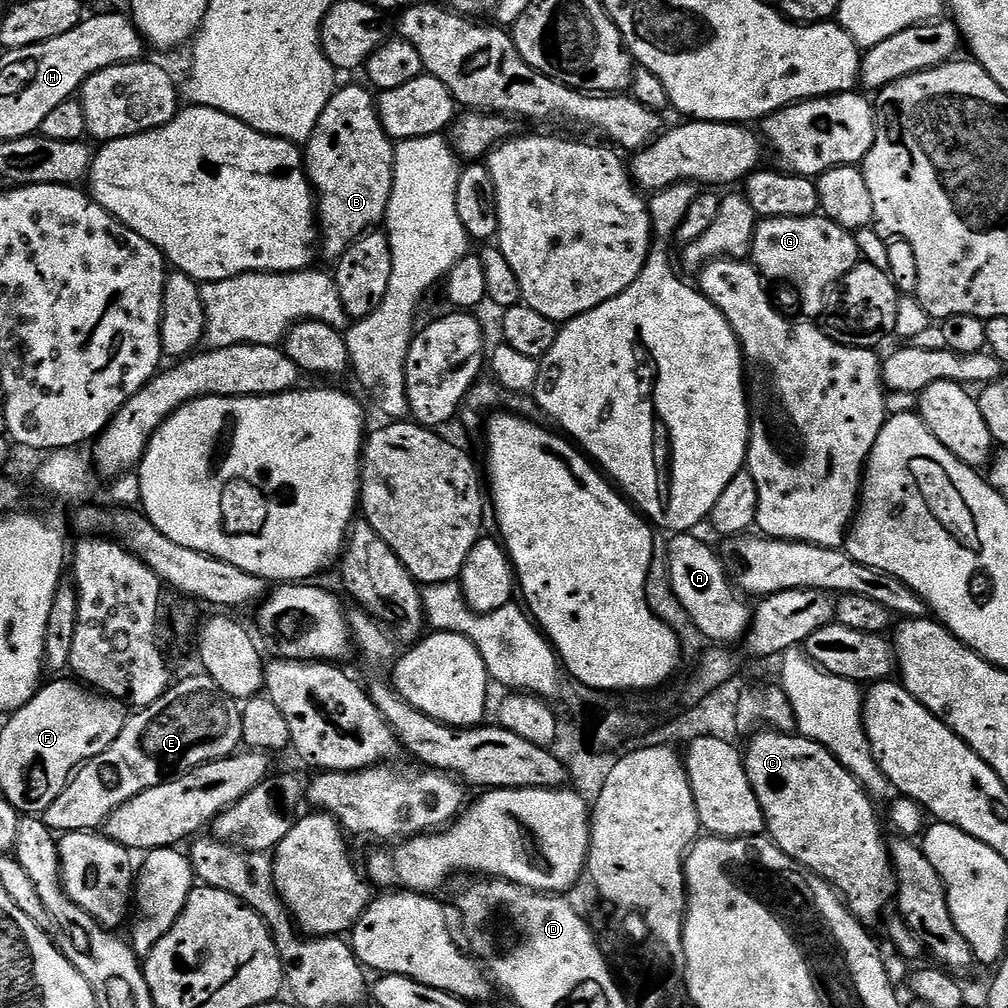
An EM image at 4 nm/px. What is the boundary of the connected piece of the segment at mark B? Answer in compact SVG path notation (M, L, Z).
M361 84L337 87L303 149L304 171L316 198L322 252L332 262L339 260L358 237L375 229L379 225L376 223L387 217L392 193L394 141L379 120L377 97Z

